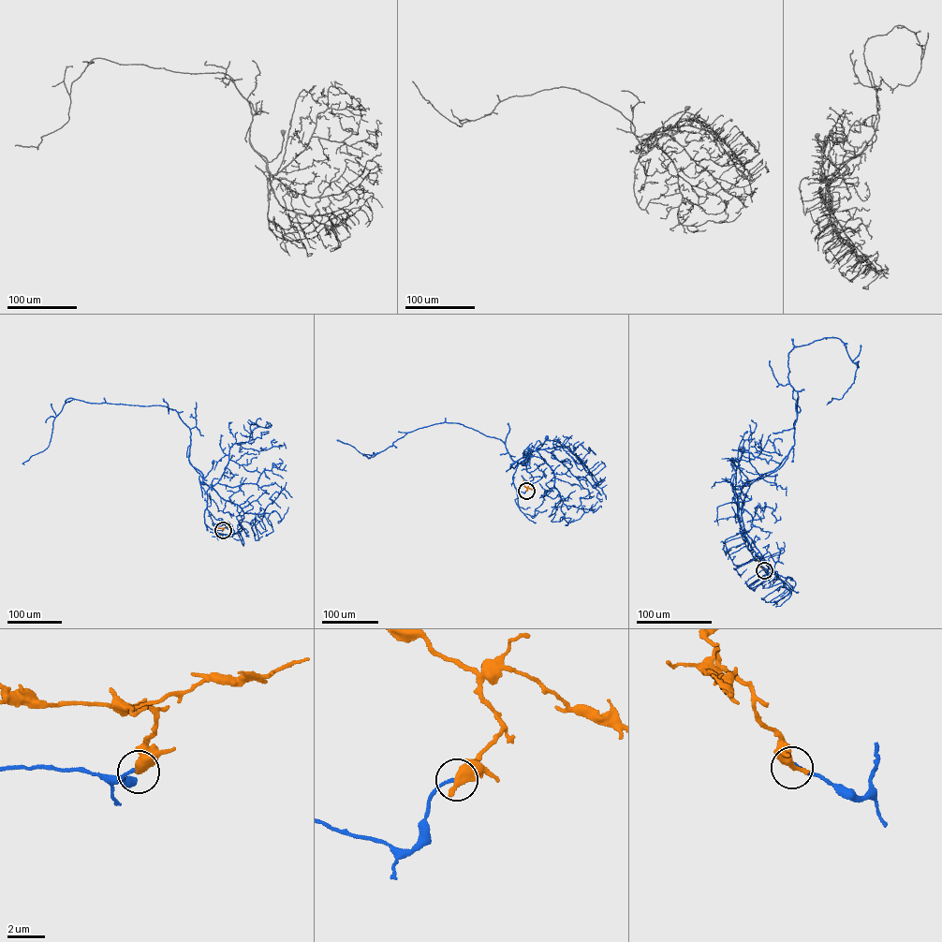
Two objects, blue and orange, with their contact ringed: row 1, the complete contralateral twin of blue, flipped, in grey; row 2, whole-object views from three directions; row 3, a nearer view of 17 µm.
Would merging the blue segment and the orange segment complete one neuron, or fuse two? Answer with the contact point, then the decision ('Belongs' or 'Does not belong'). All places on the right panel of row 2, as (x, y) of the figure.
Place: (764, 570). Does not belong

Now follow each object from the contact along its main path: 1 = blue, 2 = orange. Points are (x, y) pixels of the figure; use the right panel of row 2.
1: (764, 570), (767, 572), (769, 567), (747, 535), (742, 520), (740, 495), (747, 478), (732, 461)
2: (764, 570), (754, 556)

